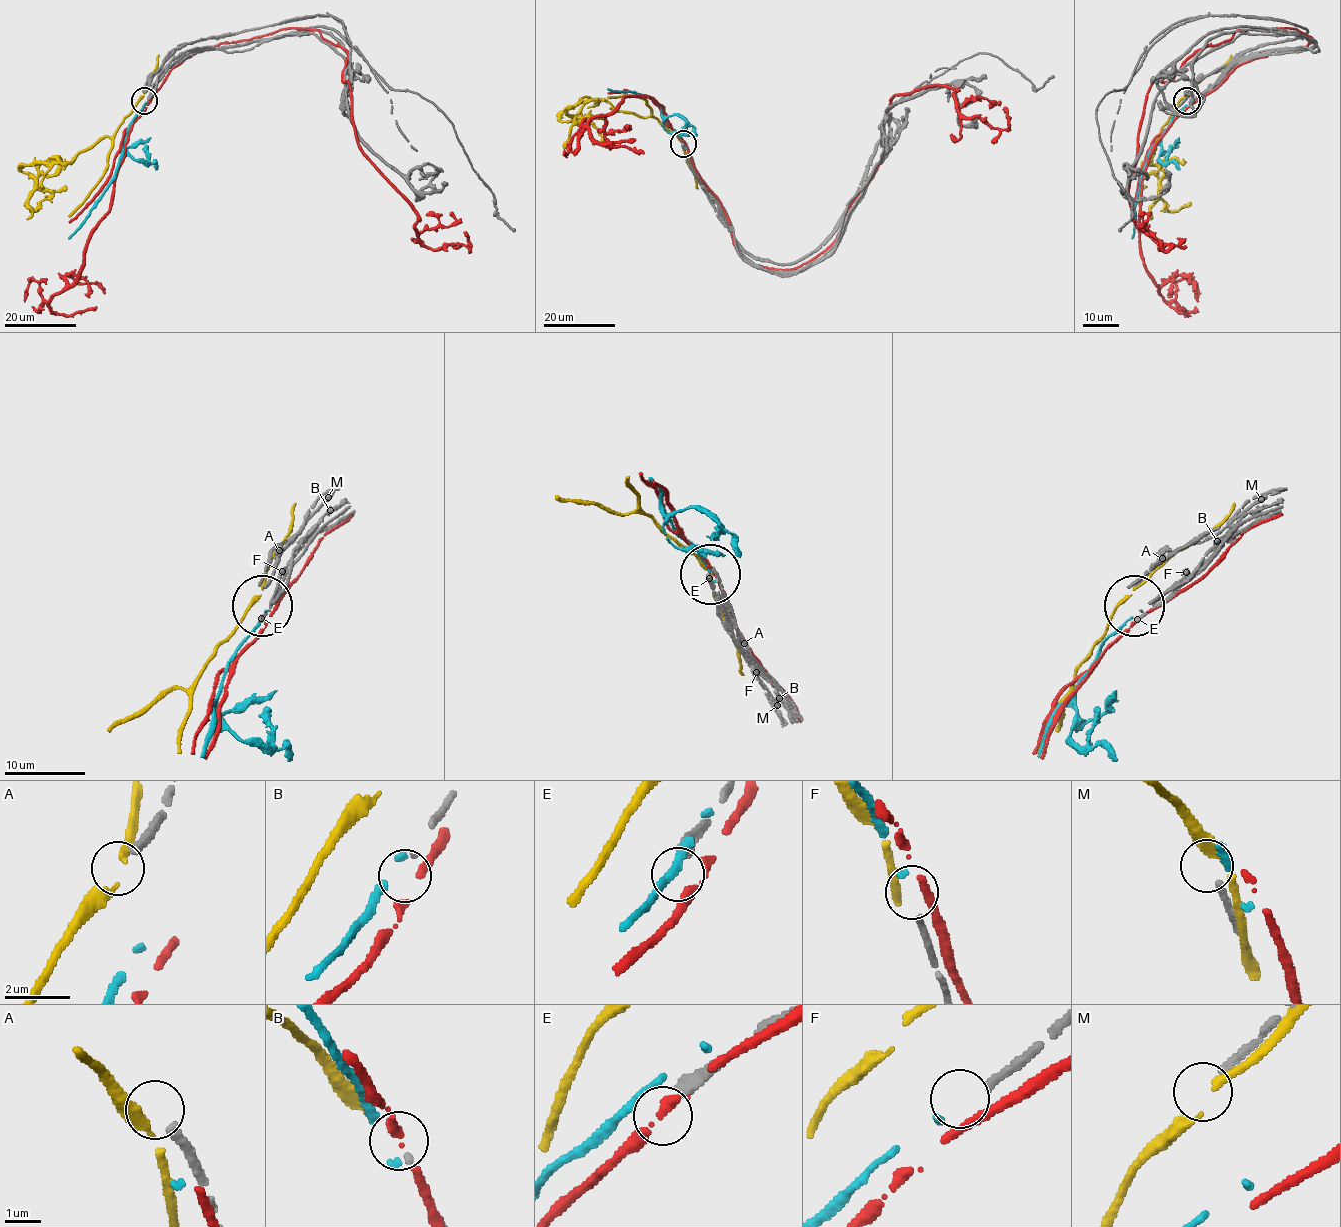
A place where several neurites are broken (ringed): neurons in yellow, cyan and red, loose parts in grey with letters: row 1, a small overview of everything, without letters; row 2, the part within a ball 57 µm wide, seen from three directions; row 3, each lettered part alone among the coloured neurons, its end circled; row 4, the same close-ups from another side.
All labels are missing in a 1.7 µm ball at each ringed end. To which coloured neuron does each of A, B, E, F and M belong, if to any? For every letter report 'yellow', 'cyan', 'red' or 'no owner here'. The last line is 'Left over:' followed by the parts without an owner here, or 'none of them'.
A: no owner here
B: no owner here
E: no owner here
F: cyan
M: no owner here
Left over: A, B, E, M

